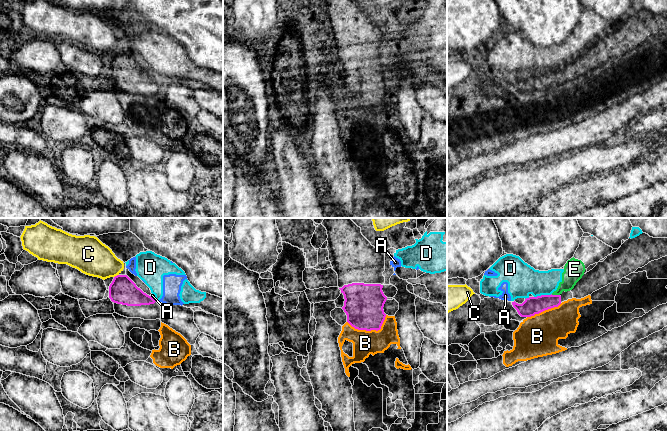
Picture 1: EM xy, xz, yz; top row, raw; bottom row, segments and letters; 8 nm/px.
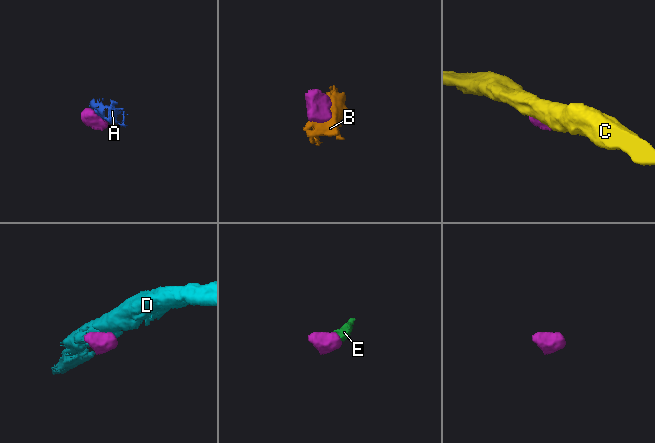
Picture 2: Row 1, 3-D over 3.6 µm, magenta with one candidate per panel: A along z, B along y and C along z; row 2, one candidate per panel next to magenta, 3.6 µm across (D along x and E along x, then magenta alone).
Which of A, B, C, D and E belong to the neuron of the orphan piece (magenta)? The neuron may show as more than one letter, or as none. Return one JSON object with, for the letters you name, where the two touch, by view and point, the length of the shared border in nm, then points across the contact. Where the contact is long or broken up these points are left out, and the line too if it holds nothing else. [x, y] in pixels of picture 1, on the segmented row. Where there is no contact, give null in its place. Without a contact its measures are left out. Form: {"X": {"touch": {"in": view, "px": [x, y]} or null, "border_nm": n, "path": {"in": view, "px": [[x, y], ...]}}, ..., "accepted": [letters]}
{"accepted": []}

